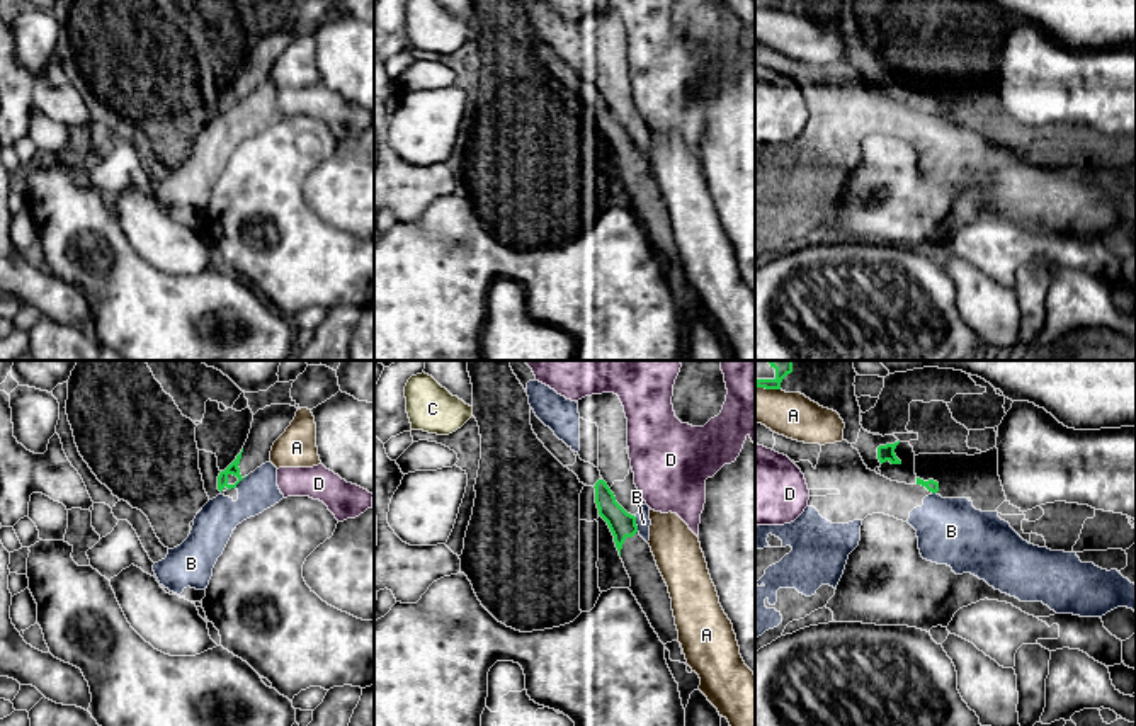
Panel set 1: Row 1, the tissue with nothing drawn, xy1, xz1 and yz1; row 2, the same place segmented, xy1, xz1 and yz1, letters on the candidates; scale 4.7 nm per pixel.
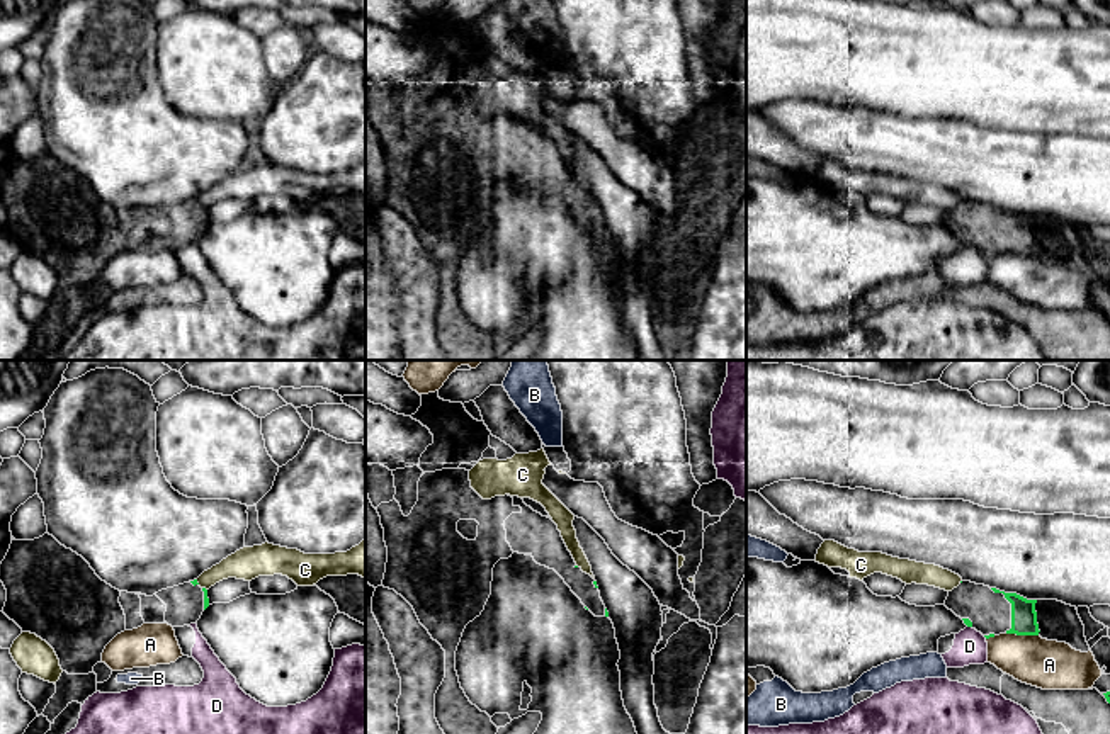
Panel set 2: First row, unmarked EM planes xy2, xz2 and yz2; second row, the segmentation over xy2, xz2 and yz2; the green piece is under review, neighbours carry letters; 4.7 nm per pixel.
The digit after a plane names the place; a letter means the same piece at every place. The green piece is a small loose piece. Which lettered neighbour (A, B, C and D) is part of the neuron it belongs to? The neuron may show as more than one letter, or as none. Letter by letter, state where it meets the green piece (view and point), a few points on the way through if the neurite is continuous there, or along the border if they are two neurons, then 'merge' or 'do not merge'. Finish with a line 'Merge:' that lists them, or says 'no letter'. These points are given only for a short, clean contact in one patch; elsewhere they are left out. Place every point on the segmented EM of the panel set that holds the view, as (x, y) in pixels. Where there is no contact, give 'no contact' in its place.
A: contact yz2 (1022, 634); do not merge
B: contact xz1 (635, 524); border xz1 (633, 516), (638, 531); do not merge
C: contact xy2 (196, 581); border xy2 (196, 580), (199, 583); do not merge
D: contact yz2 (969, 626); do not merge
Merge: no letter

